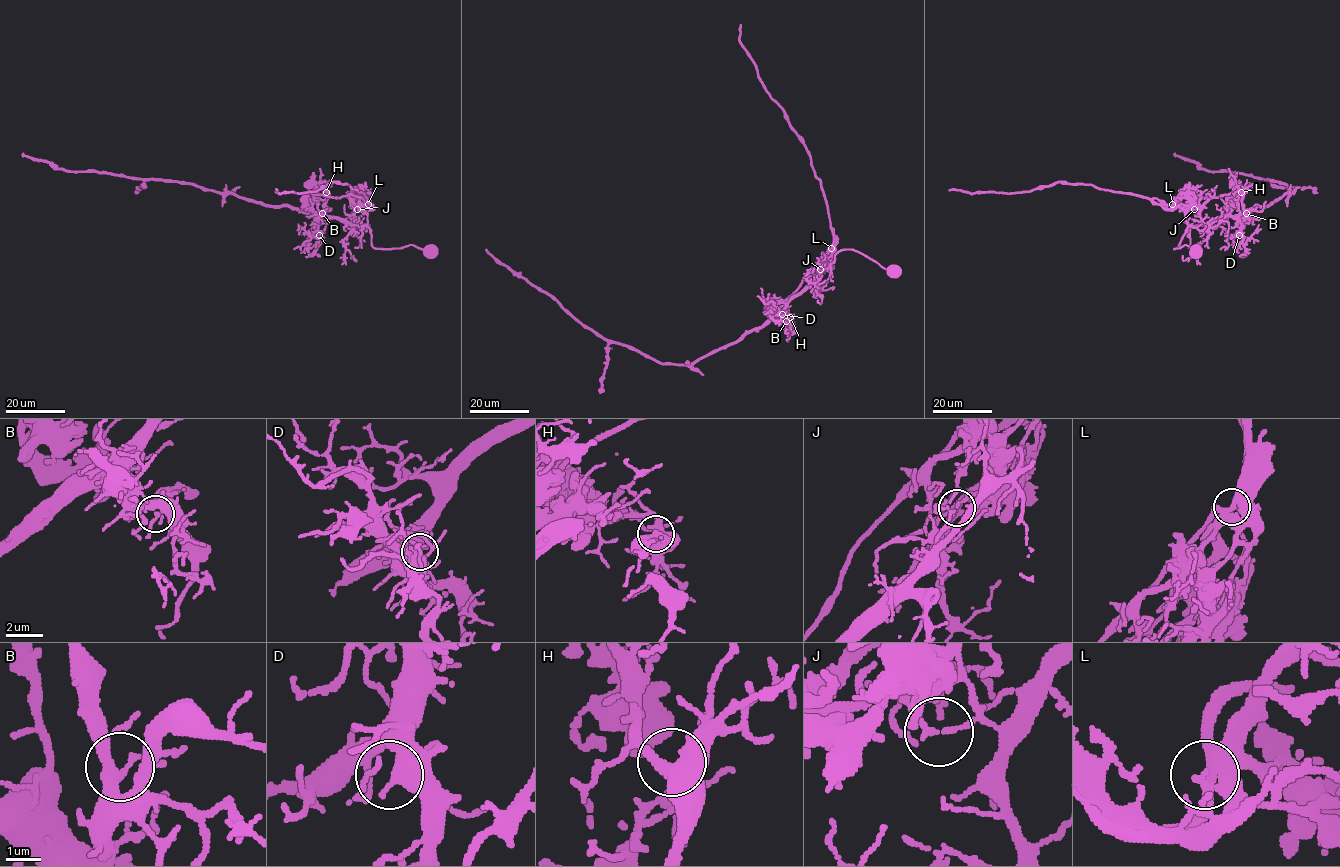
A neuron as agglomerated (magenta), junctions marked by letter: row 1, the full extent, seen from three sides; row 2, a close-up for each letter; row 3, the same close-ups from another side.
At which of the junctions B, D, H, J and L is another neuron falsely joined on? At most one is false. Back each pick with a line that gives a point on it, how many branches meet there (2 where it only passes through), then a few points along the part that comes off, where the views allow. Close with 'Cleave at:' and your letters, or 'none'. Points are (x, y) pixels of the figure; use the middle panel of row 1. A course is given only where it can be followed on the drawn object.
J: place (820, 269); branches 2; course (821, 269), (832, 250), (833, 235), (821, 182), (803, 140), (771, 97), (739, 40), (741, 24)
Cleave at: J

